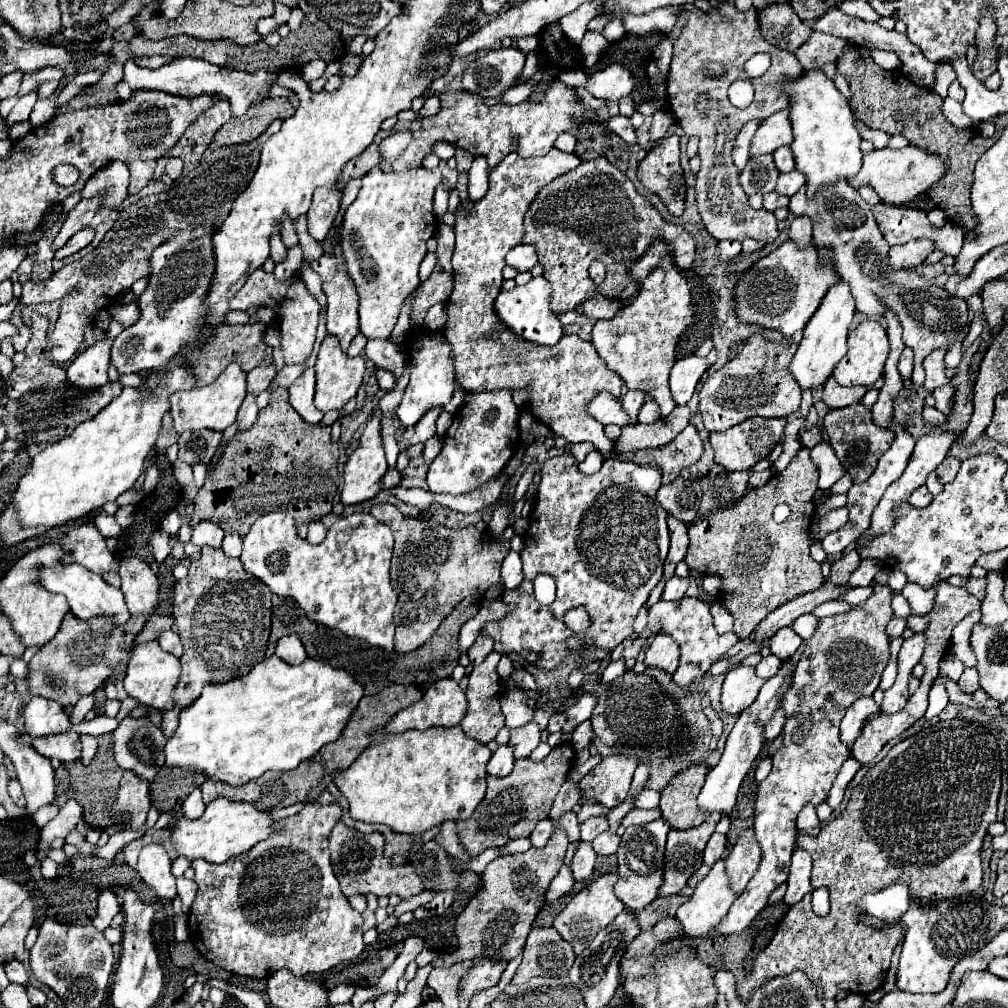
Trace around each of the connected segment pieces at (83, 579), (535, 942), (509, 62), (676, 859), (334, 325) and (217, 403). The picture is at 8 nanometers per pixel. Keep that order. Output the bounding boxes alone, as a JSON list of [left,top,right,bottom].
[[36,563,130,625],[512,927,576,985],[462,47,526,97],[658,815,722,895],[312,245,358,353],[170,363,246,433]]

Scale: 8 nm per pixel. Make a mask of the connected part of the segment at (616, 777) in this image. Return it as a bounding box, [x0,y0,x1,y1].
[580,753,638,807]

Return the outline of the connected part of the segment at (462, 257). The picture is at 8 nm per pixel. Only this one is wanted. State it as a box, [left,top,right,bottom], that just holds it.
[444,147,624,455]

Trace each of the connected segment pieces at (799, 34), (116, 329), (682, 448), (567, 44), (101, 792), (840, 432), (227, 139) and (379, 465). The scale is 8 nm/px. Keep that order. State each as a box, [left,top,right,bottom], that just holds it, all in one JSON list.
[[758,5,812,53],[66,319,124,389],[632,425,702,485],[530,23,586,101],[56,735,123,829],[822,403,896,483],[214,97,294,147],[342,413,386,505]]

